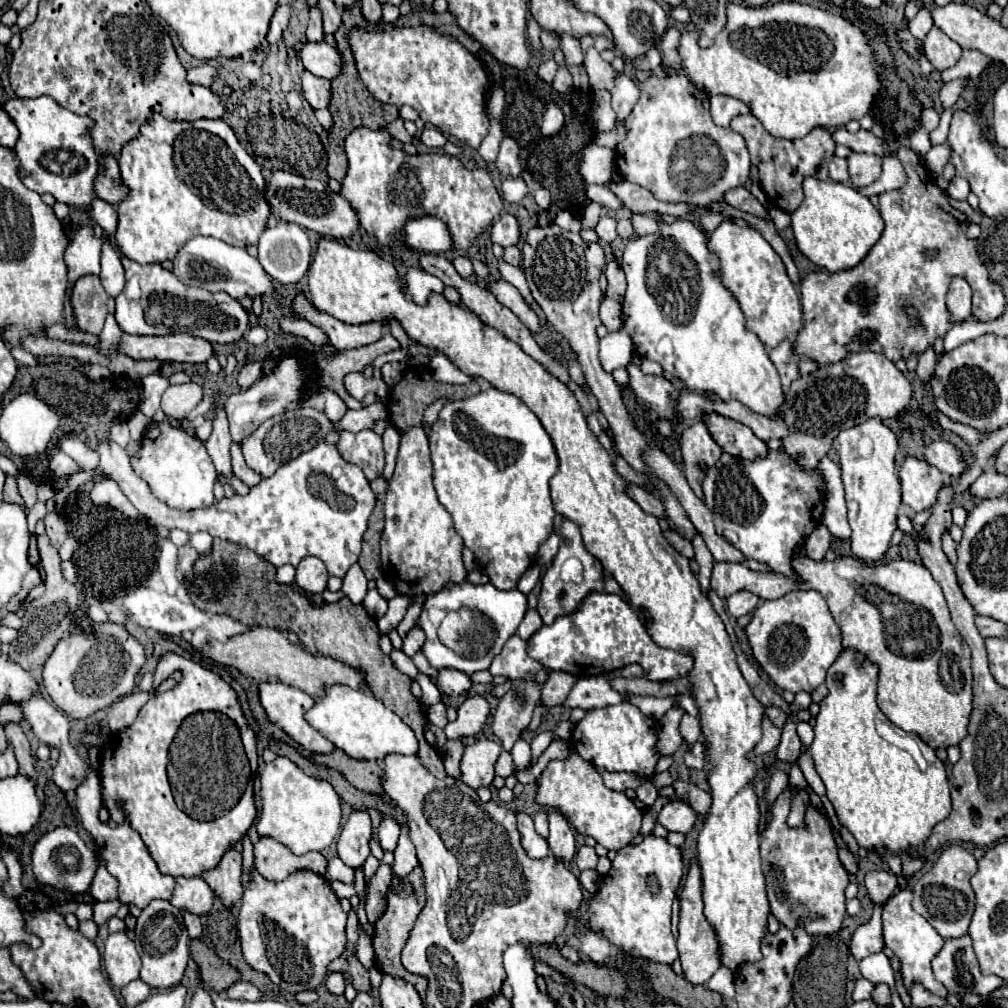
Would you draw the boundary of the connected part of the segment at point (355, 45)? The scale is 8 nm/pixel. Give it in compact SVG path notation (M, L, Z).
M354 28L348 38L362 82L380 102L412 106L426 124L434 124L446 136L456 136L470 148L478 148L488 132L484 88L488 76L480 62L458 42L436 34L432 28L390 28L366 32Z

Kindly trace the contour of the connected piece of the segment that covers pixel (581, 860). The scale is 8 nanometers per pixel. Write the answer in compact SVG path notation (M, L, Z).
M582 846L582 848L578 848L578 852L576 852L576 862L578 862L578 868L580 868L580 870L596 868L596 864L598 864L598 854L596 854L594 848L590 848L590 846Z

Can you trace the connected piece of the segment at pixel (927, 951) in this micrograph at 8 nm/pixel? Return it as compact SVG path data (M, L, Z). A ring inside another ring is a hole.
M898 890L886 904L882 910L882 924L884 924L884 940L886 946L890 950L894 950L894 954L900 958L902 962L902 980L904 980L904 988L910 992L912 984L922 984L928 992L936 994L936 996L946 996L946 988L934 980L932 976L932 968L930 962L932 958L938 954L938 950L942 948L944 940L940 938L940 934L920 916L912 910L910 906L912 902L912 892L910 890Z

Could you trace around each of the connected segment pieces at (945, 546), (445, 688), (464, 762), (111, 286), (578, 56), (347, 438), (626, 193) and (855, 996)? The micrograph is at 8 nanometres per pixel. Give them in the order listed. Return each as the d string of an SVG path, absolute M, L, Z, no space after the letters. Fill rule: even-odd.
M944 532L944 536L942 536L942 550L944 550L944 554L948 556L950 564L954 566L954 564L956 564L956 542L952 540L950 532Z
M440 670L440 676L438 676L438 686L440 690L450 696L450 698L458 698L462 696L464 692L468 692L474 682L468 674L464 672L456 672L456 670Z
M480 738L478 742L464 746L460 760L460 780L472 790L480 786L490 786L494 780L494 764L502 752L502 746L496 741Z
M104 242L102 246L100 282L110 296L118 296L124 290L124 268L120 262L120 254L110 242Z
M570 34L560 36L560 50L564 52L568 66L582 66L584 64L584 52L580 48L580 40L576 40Z
M344 430L340 432L336 448L346 462L360 466L368 480L374 480L382 474L384 468L382 438L372 430L360 430L360 432Z
M610 180L604 186L608 190L612 190L620 198L620 202L626 208L630 208L632 212L642 212L642 214L652 212L652 214L666 214L666 216L682 216L682 214L688 214L688 212L696 210L696 206L690 206L690 204L666 204L666 202L660 202L646 188L640 188L638 184L632 184L632 182L616 184L616 182Z
M858 978L856 980L856 986L854 986L854 992L852 992L852 1000L854 1002L860 1002L860 1000L868 1000L870 998L870 992L872 992L872 982L866 980L866 978Z

